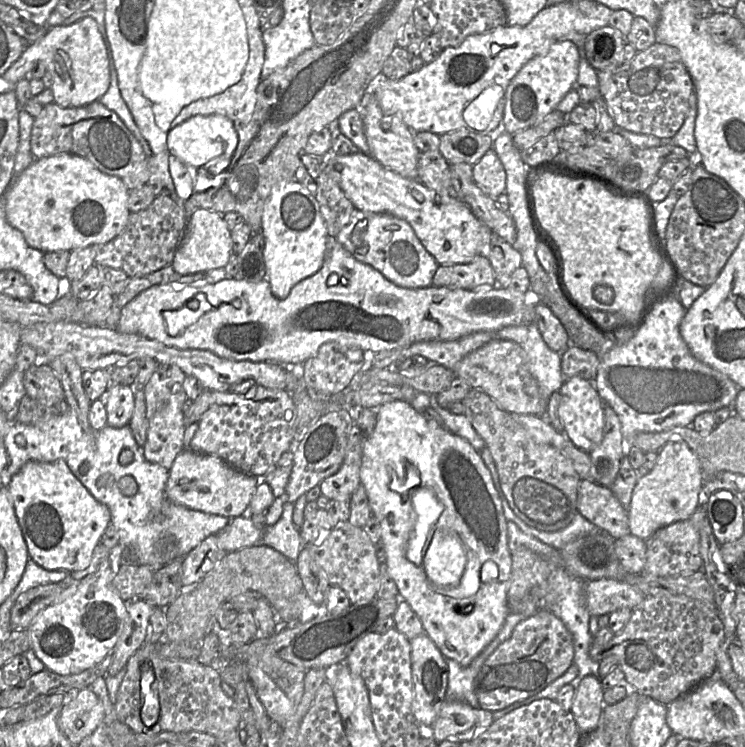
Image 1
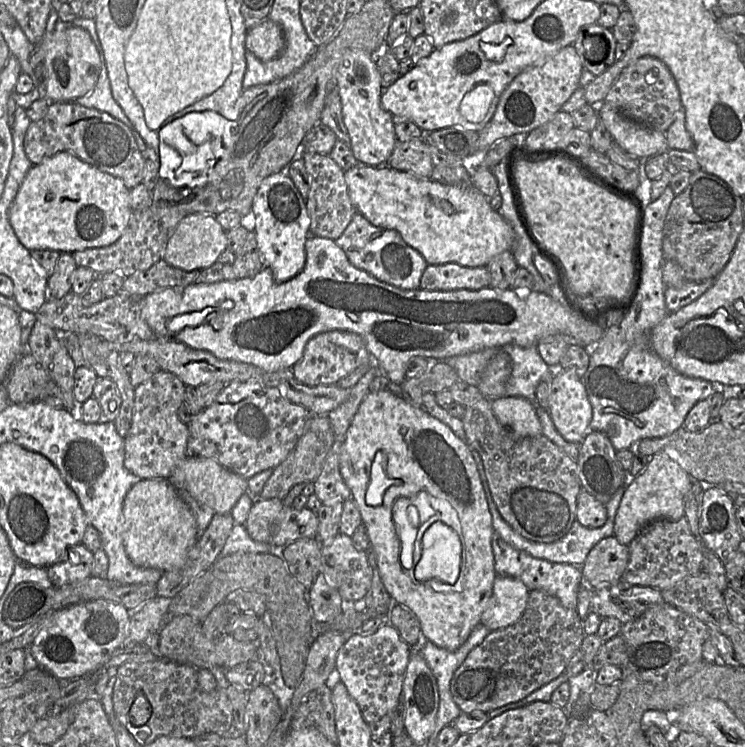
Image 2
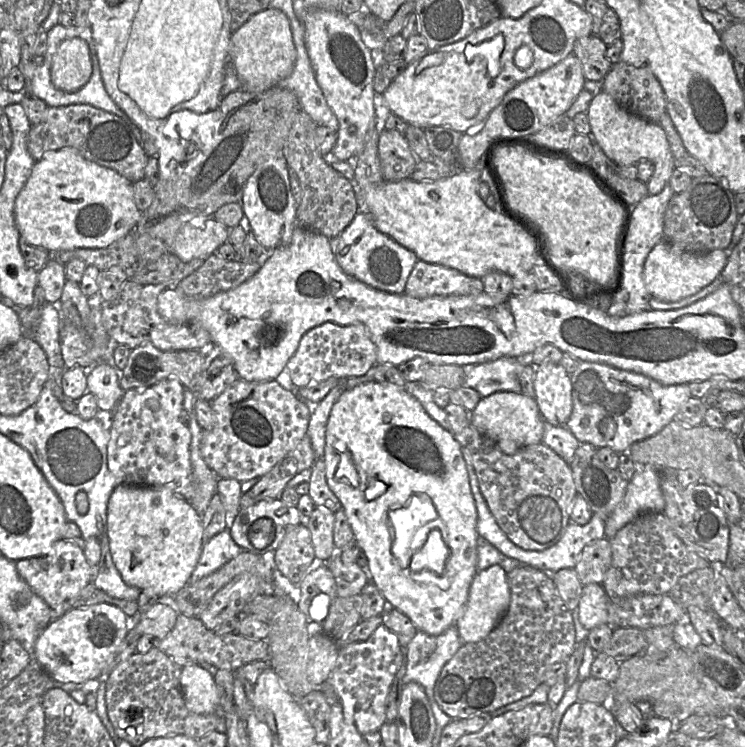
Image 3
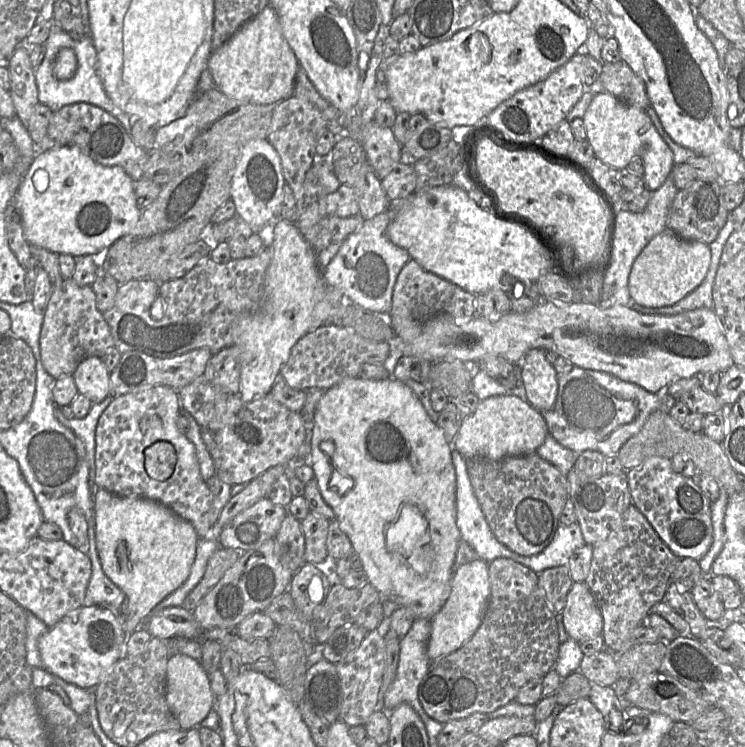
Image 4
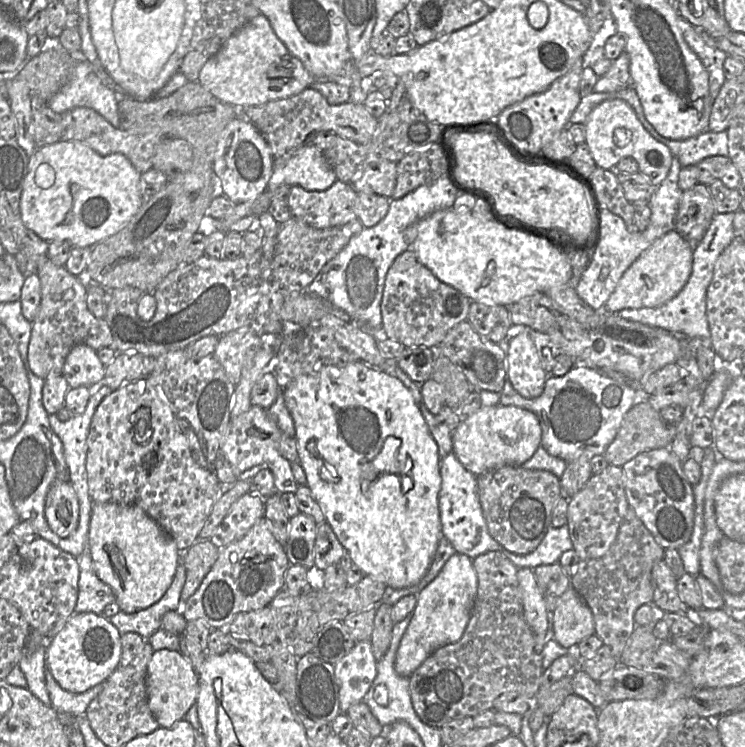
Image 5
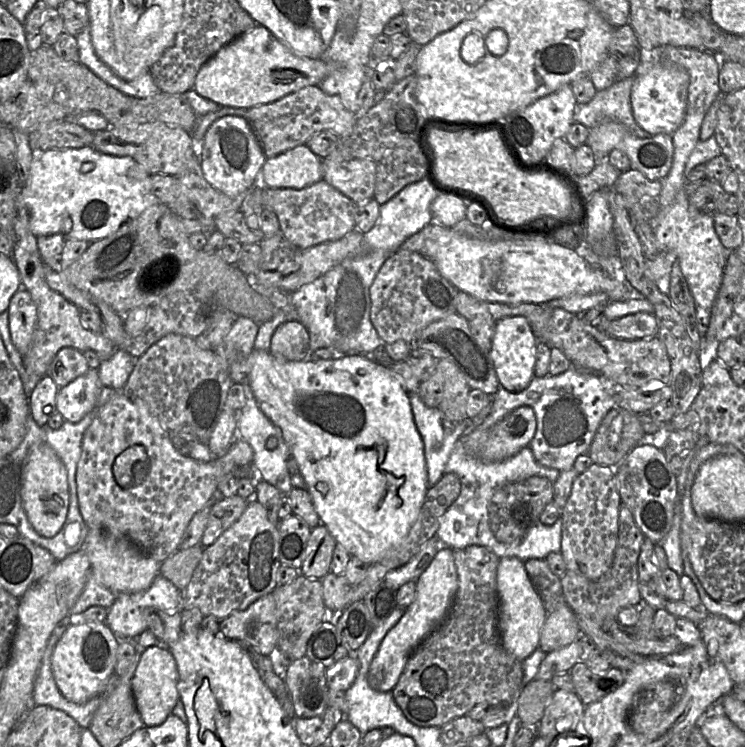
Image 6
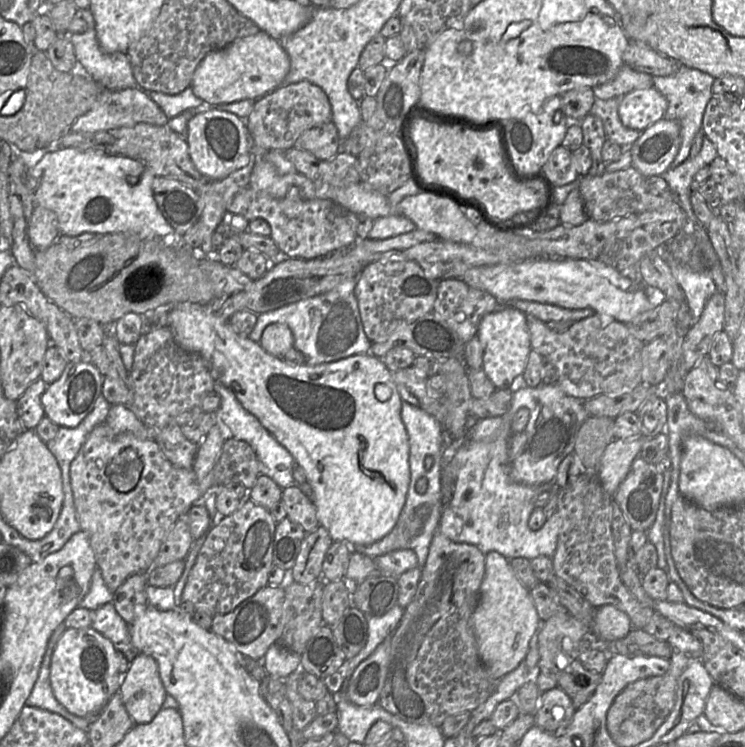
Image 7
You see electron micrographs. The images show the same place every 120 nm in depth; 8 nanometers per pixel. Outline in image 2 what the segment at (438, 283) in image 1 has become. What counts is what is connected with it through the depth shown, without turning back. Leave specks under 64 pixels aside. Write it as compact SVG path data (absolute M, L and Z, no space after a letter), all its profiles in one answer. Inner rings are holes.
M457 263L428 265L420 280L420 289L449 291L480 290L490 287L487 266L466 267Z

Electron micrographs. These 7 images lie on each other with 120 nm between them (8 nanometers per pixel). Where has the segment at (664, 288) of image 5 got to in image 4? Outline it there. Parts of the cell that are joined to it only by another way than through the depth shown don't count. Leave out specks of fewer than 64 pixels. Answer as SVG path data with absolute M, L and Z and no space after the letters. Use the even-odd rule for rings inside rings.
M666 228L652 238L635 259L628 279L630 297L634 303L644 307L671 306L703 282L710 261L708 244L685 240Z

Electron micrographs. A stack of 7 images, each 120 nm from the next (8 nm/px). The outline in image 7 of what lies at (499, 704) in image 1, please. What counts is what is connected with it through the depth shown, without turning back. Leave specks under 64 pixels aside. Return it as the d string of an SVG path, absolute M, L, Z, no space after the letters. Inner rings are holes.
M437 530L429 546L427 560L421 568L421 576L413 600L404 609L404 614L390 634L387 674L383 689L377 703L386 711L396 715L400 719L415 724L430 724L440 727L444 720L452 715L465 711L473 711L483 704L495 691L499 680L492 679L480 660L476 637L472 626L472 614L477 606L482 580L485 575L485 554L476 546L465 543L456 543Z

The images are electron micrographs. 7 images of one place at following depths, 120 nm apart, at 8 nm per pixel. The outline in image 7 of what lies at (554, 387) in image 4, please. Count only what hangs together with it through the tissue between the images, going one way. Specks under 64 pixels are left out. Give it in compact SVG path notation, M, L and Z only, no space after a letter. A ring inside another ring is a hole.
M505 306L482 318L477 337L483 348L482 369L496 389L509 389L516 377L523 374L532 350L527 316L517 308Z

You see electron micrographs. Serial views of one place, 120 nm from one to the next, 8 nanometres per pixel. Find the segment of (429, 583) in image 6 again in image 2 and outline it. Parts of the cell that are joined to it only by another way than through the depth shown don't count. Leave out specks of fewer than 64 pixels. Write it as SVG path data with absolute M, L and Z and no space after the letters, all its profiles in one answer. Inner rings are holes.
M497 575L493 595L483 612L480 624L496 631L517 622L525 612L530 590L525 583L511 576Z

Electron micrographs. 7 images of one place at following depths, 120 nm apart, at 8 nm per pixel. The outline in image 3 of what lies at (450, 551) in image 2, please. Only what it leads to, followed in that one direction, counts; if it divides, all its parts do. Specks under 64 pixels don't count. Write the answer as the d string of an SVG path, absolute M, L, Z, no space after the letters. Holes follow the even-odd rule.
M433 529L427 535L424 543L414 552L410 569L413 572L431 571L441 575L444 572L449 548L444 542L439 530Z

